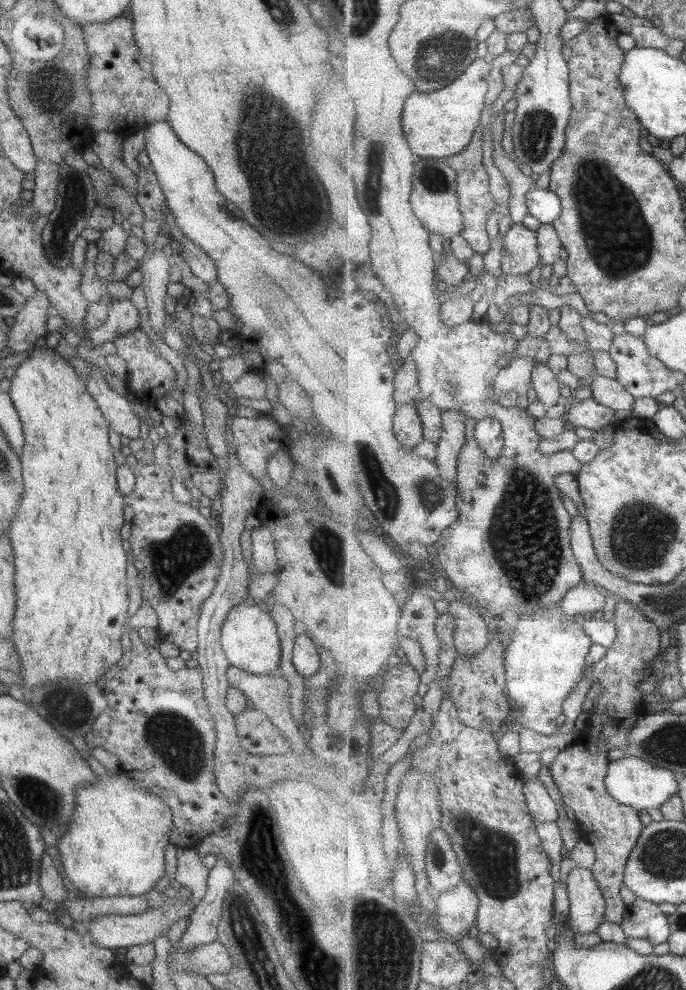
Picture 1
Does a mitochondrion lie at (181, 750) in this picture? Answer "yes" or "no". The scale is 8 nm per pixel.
yes

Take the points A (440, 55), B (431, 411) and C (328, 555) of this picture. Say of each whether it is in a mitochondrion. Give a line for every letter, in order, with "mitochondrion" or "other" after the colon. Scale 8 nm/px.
A: mitochondrion
B: other
C: mitochondrion

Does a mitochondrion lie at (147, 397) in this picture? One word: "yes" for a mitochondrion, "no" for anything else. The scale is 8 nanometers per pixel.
no

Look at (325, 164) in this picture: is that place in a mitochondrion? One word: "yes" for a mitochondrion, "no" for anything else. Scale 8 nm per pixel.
no

